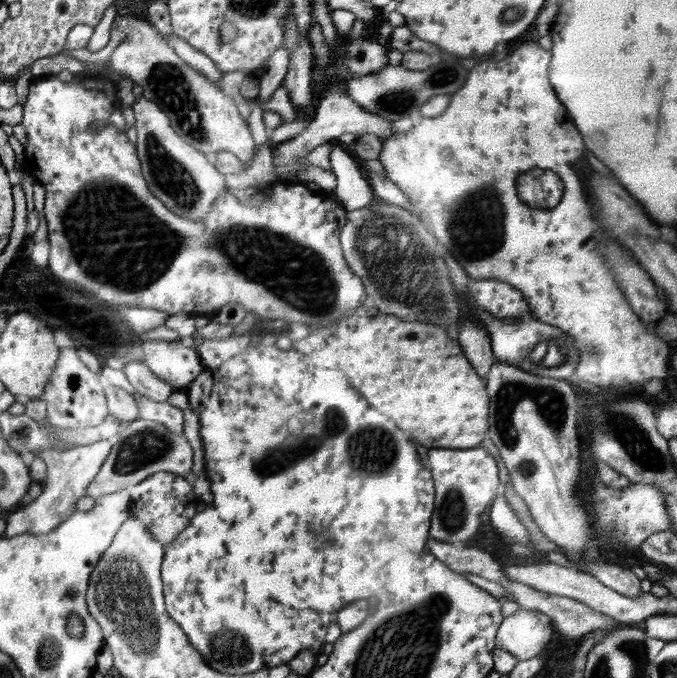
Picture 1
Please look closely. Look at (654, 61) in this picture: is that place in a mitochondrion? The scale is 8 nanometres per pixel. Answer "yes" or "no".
no

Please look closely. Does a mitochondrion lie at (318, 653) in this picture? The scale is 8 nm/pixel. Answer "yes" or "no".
no

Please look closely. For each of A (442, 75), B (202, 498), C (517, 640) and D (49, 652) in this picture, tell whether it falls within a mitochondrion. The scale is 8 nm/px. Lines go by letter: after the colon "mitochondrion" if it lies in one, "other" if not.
A: mitochondrion
B: other
C: other
D: mitochondrion

